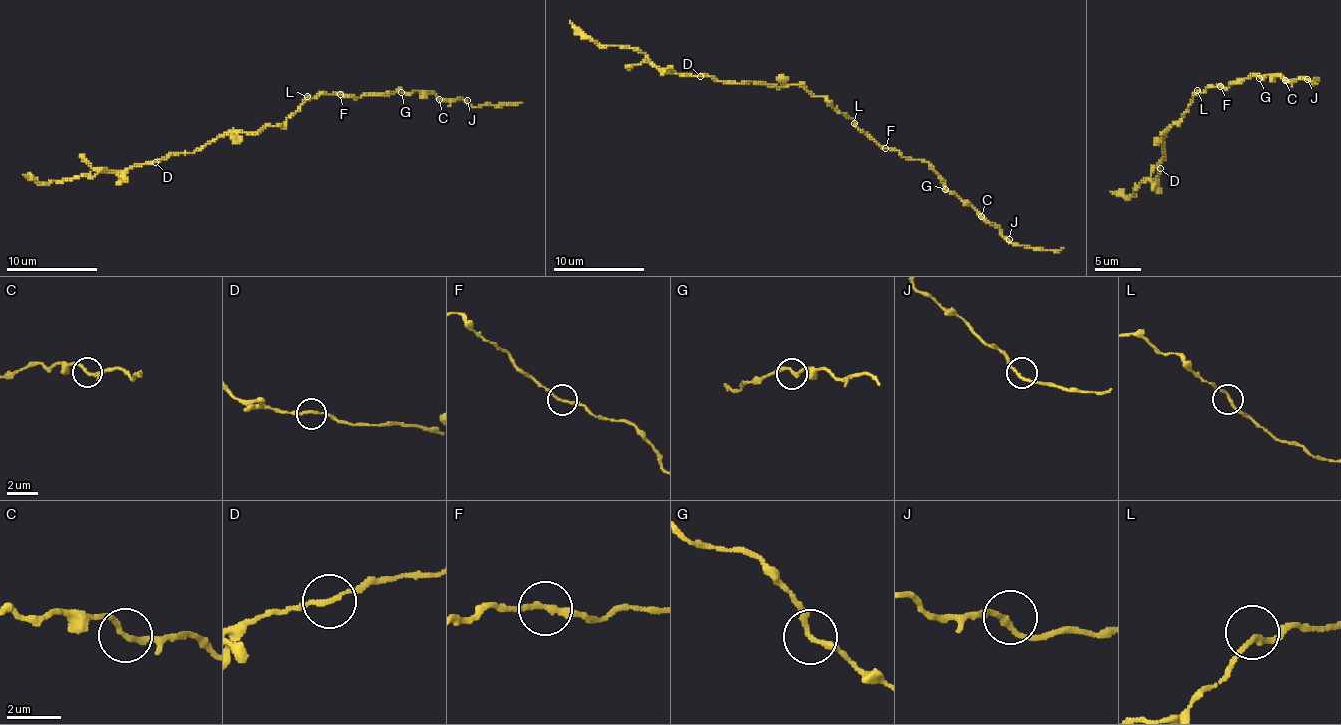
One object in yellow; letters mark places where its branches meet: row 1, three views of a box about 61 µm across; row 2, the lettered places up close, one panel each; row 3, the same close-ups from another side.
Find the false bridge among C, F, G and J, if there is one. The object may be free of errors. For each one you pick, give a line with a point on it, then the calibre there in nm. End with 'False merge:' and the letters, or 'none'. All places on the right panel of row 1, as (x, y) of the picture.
False merge: none

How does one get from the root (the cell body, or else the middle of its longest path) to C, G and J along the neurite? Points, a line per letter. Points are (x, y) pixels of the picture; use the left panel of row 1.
C: (284, 122), (317, 94), (361, 97), (389, 96), (396, 90), (432, 91), (439, 99)
G: (284, 122), (317, 94), (361, 97), (389, 96), (396, 90), (401, 92)
J: (284, 122), (317, 94), (361, 97), (389, 96), (396, 90), (432, 91), (439, 99), (467, 100)

